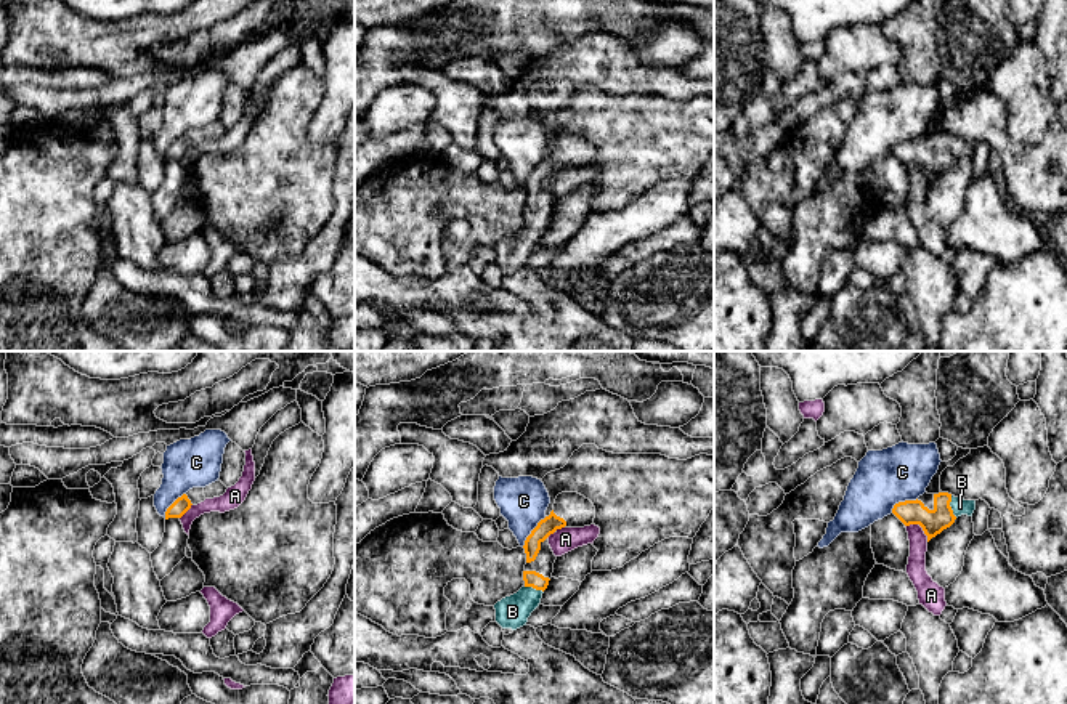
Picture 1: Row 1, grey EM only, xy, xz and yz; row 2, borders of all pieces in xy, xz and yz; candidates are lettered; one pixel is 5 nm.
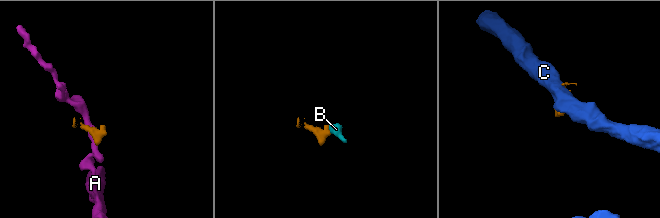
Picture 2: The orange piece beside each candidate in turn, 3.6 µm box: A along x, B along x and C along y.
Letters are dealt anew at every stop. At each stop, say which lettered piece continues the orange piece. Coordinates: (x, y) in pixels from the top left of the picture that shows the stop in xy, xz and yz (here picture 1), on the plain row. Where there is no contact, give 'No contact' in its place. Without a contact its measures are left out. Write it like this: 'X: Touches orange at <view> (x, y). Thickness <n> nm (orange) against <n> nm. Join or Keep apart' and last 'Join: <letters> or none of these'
A: Touches orange at yz (920, 165). Thickness 130 nm (orange) against 100 nm. Keep apart
B: Touches orange at yz (950, 148). Thickness 130 nm (orange) against 80 nm. Join
C: Touches orange at xz (531, 172). Thickness 90 nm (orange) against 240 nm. Keep apart
Join: B

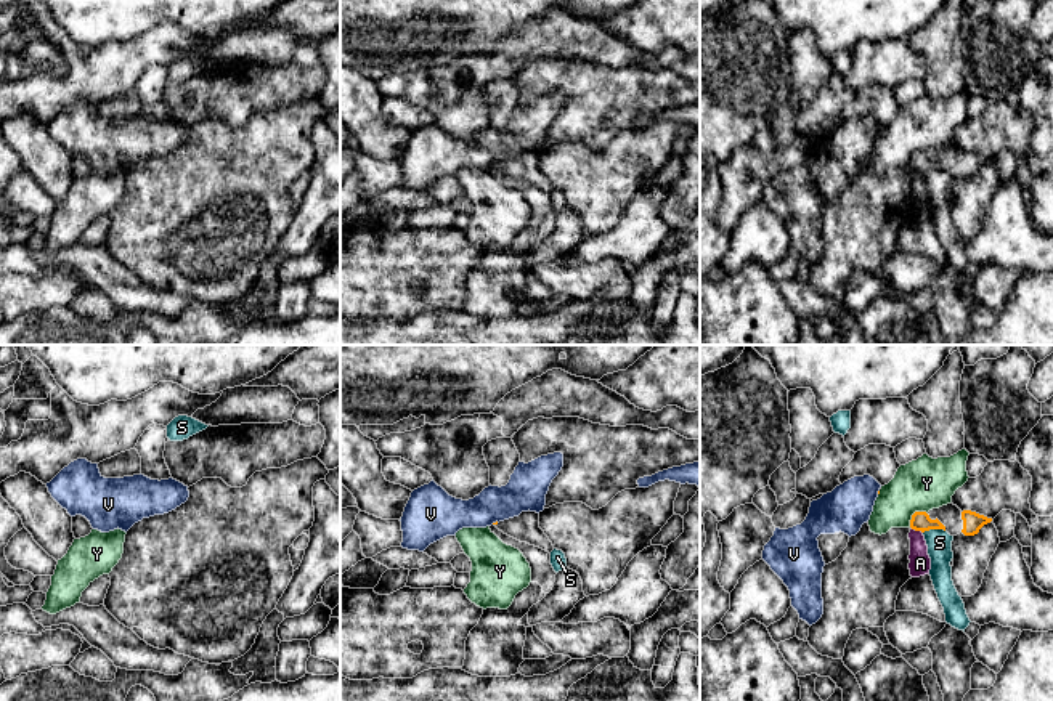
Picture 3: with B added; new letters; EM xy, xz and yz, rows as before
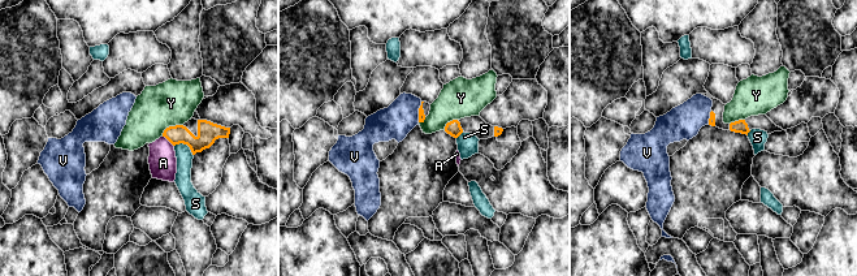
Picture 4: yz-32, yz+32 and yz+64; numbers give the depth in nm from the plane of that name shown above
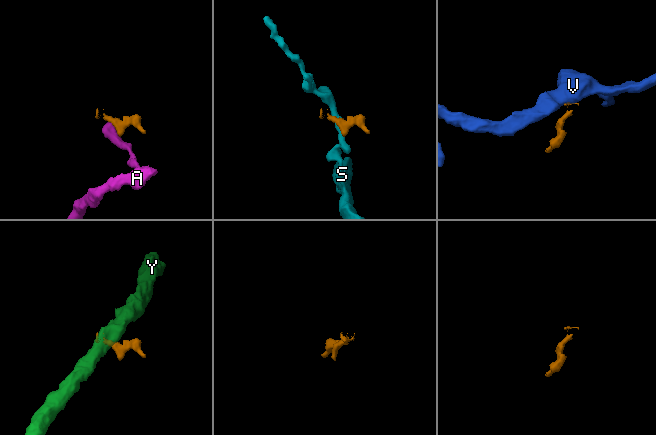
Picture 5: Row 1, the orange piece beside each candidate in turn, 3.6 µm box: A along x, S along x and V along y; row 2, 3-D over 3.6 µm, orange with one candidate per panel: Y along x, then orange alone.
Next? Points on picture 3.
A: Touches orange at yz (917, 170). Thickness 100 nm (orange) against 110 nm. Keep apart
S: Touches orange at yz (933, 169). Thickness 100 nm (orange) against 130 nm. Keep apart
V: Touches orange at xz (496, 162). Thickness 20 nm (orange) against 200 nm. Keep apart
Y: Touches orange at yz (914, 154). Thickness 100 nm (orange) against 260 nm. Keep apart
Join: none of these

